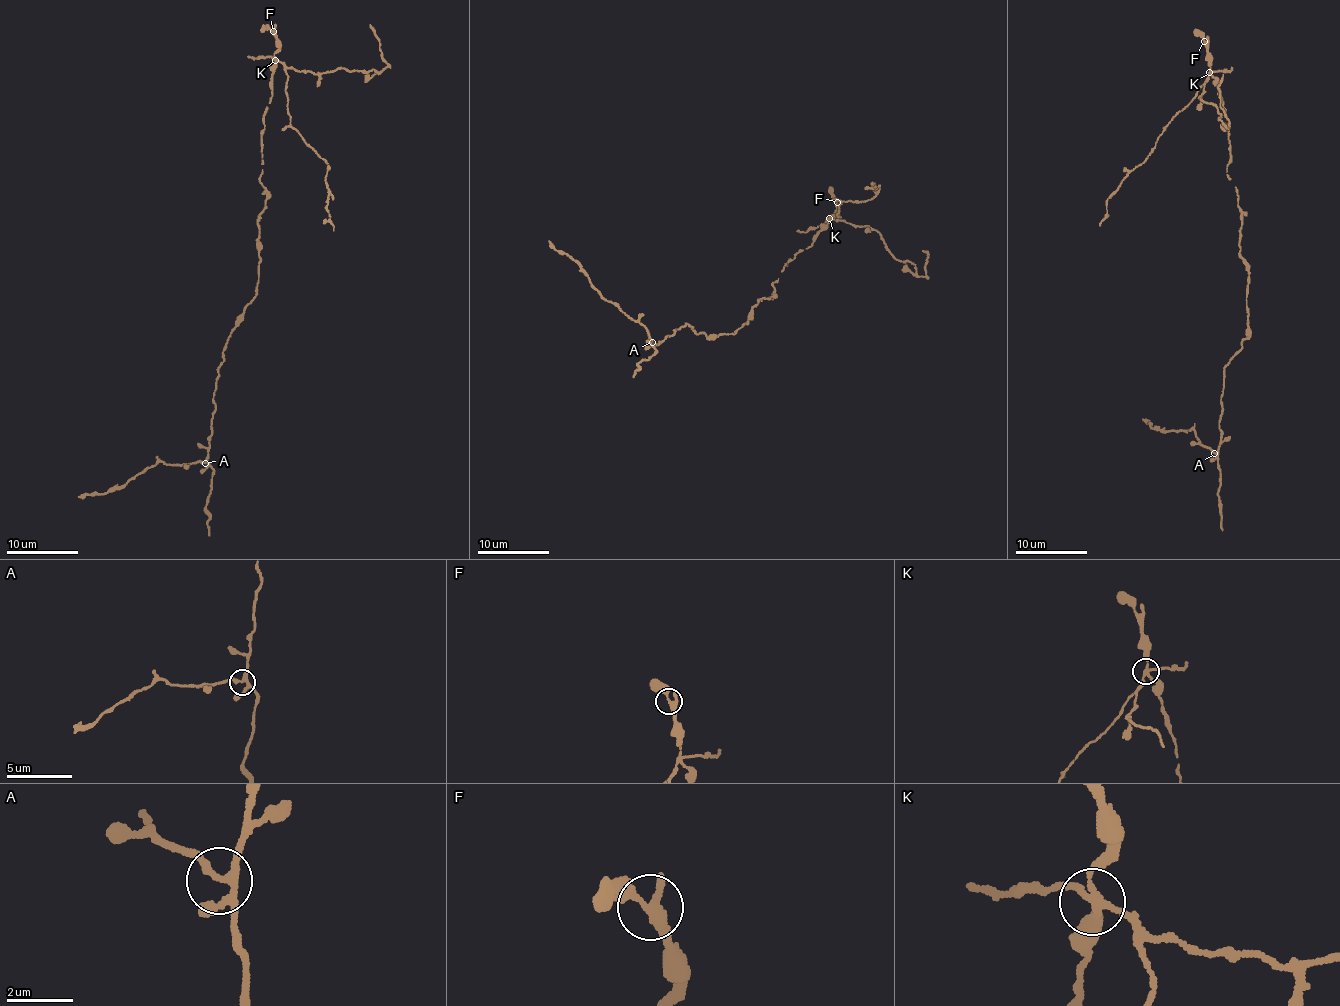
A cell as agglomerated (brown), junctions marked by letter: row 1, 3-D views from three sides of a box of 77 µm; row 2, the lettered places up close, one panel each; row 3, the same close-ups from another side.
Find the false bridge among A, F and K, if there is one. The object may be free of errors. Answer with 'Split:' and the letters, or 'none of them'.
Split: K

